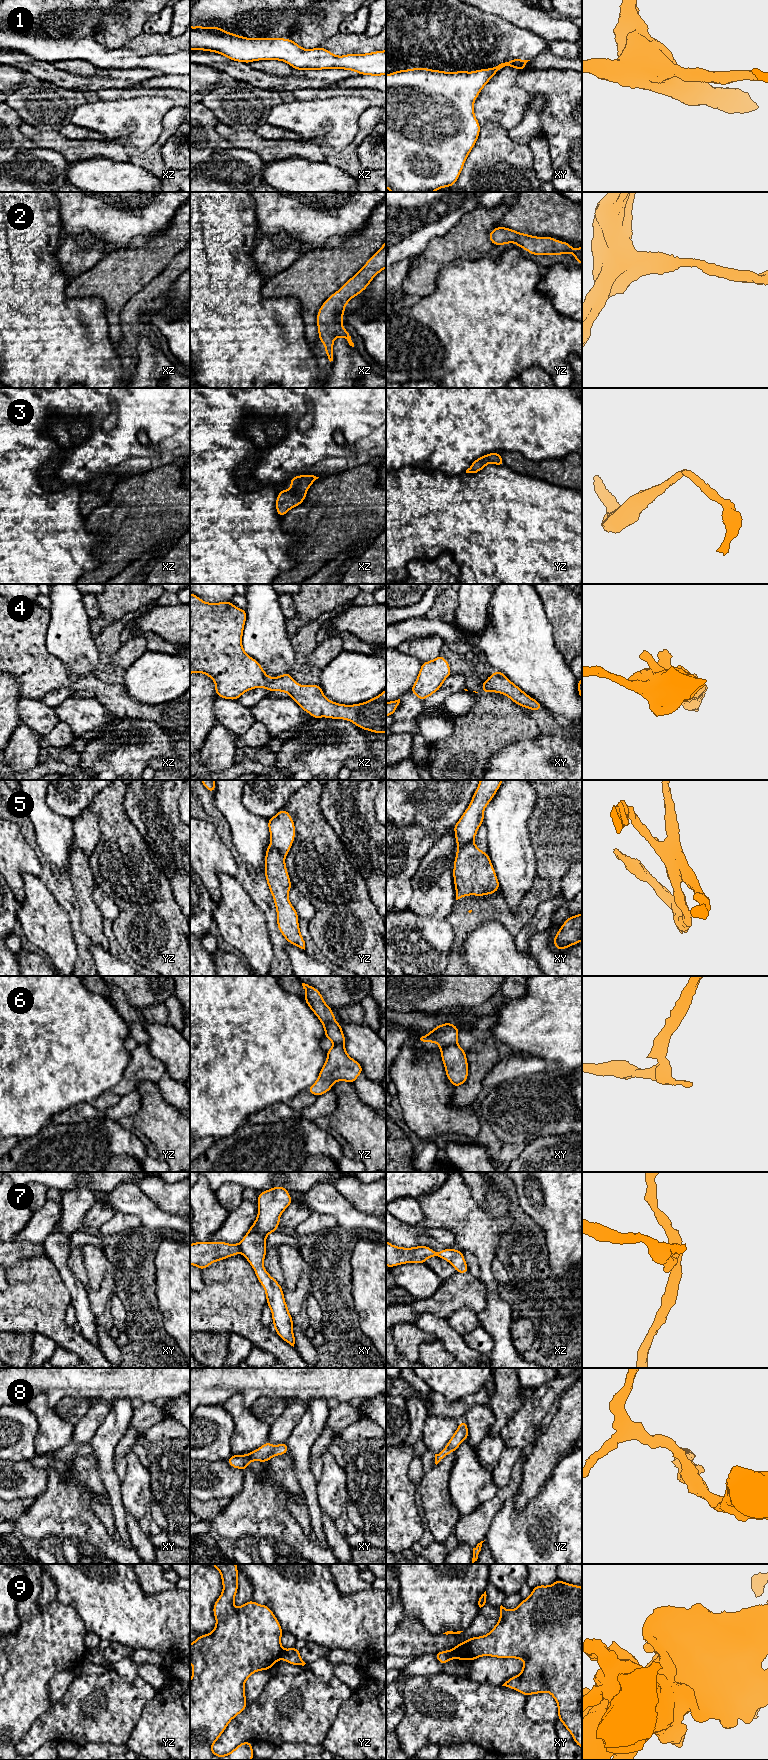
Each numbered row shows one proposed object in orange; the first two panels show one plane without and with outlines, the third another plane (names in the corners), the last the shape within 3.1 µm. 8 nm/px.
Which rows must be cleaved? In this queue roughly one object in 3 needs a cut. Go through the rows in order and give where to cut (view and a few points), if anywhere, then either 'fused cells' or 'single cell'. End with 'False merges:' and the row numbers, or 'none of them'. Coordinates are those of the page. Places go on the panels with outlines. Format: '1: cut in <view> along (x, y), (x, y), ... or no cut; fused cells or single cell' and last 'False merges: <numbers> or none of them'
1: no cut; single cell
2: no cut; single cell
3: no cut; single cell
4: no cut; single cell
5: no cut; single cell
6: cut in xy along (456, 1043), (451, 1043), (441, 1050); fused cells
7: cut in xy along (239, 1244), (241, 1252); fused cells
8: no cut; single cell
9: cut in yz along (284, 1650), (281, 1657); fused cells
False merges: 6, 7, 9

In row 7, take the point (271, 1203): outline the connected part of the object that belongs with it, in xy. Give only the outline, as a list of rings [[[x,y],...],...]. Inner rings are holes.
[[[279,1186],[258,1194],[258,1215],[240,1242],[241,1253],[253,1267],[255,1274],[266,1292],[267,1305],[272,1312],[275,1332],[294,1347],[293,1319],[288,1311],[282,1287],[263,1266],[268,1234],[279,1227],[280,1216],[291,1204],[292,1198],[286,1188]]]

